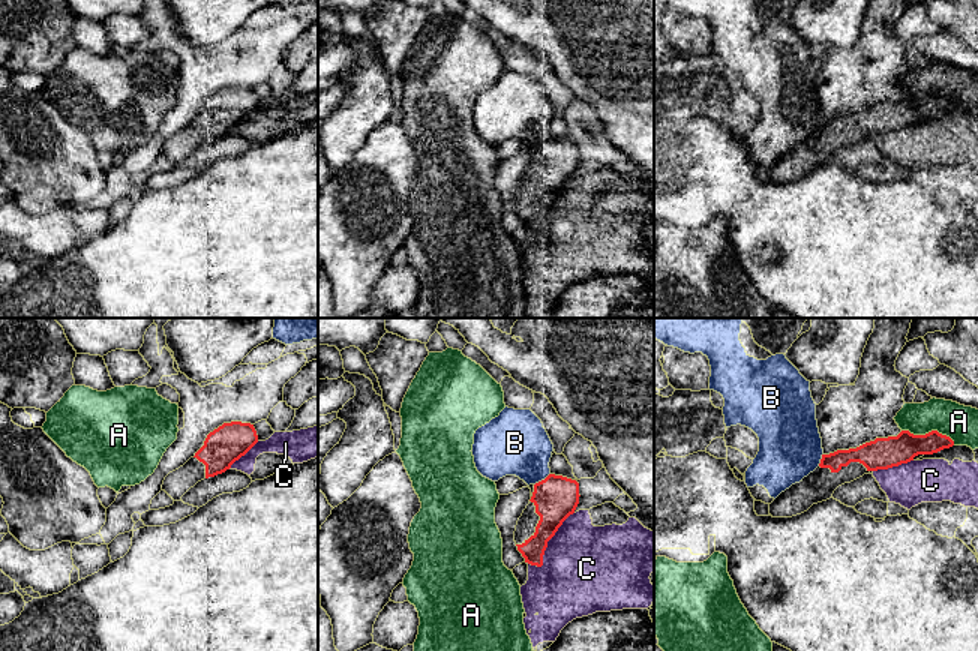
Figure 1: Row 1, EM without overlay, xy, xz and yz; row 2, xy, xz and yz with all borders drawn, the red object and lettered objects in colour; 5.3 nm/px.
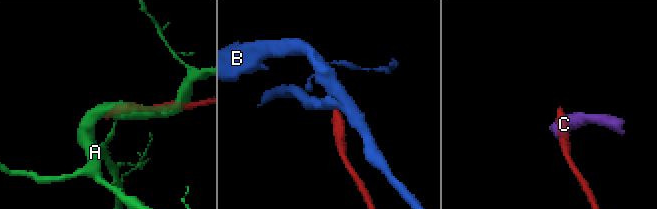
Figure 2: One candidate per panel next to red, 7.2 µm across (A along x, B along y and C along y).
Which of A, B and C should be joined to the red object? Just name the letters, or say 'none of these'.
none of these

